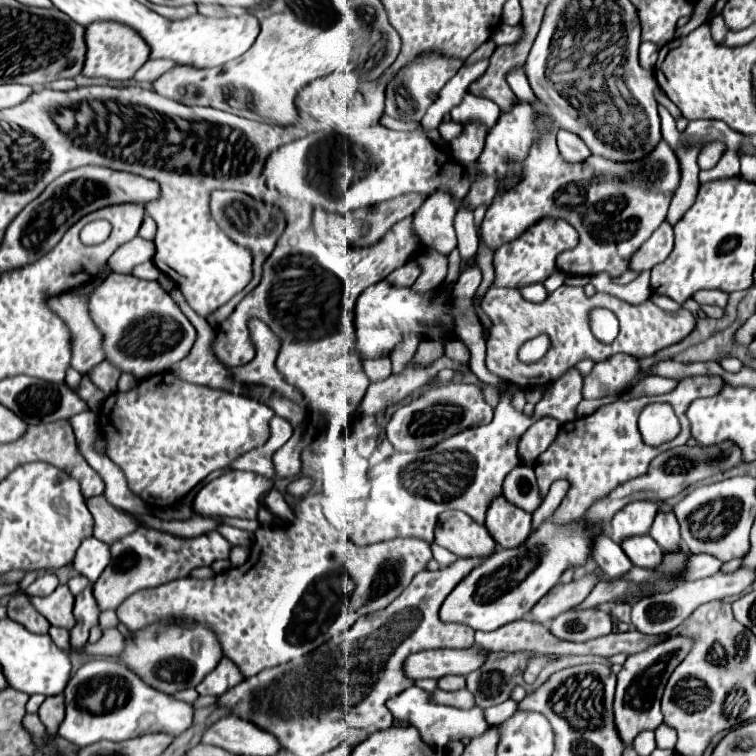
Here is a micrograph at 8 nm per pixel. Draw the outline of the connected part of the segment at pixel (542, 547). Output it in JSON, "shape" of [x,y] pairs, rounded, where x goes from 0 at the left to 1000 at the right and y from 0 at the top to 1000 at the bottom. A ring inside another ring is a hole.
{"shape":[[[730,685],[720,688],[720,693],[698,709],[693,717],[696,722],[659,728],[614,762],[590,788],[582,804],[582,817],[587,823],[619,825],[627,833],[653,833],[693,817],[704,802],[741,770],[746,754],[772,749],[778,738],[783,738],[783,720],[791,706],[796,706],[796,701],[775,685],[751,693],[733,693]]]}

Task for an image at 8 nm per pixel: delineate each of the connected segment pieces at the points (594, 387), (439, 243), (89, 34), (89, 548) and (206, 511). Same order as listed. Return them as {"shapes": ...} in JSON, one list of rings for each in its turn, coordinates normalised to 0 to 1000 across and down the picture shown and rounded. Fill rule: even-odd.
{"shapes":[[[[815,468],[799,479],[788,479],[783,492],[772,500],[772,526],[791,529],[799,524],[817,524],[836,513],[847,489],[844,474],[831,468]]],[[[593,254],[566,259],[548,283],[548,307],[558,323],[577,328],[582,336],[595,336],[603,328],[603,307],[598,299],[606,270]]],[[[127,29],[114,34],[114,85],[108,98],[116,103],[143,103],[143,106],[175,106],[177,98],[198,79],[198,63],[183,42],[153,29]]],[[[124,709],[114,712],[111,717],[106,720],[106,725],[101,728],[101,735],[98,735],[98,751],[114,762],[119,770],[127,770],[130,762],[135,759],[135,754],[143,749],[146,743],[146,722],[127,714]]],[[[296,624],[291,632],[275,638],[257,660],[257,676],[267,683],[312,683],[312,685],[339,685],[341,659],[357,648],[357,638],[336,624]]]]}

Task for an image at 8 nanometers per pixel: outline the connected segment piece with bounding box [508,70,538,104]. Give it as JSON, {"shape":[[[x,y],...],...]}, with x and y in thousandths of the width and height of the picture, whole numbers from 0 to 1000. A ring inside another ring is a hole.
{"shape":[[[677,93],[672,98],[672,111],[675,116],[683,122],[683,127],[690,132],[690,135],[698,135],[698,138],[709,138],[712,130],[706,127],[698,106],[696,106],[696,98],[690,93]]]}

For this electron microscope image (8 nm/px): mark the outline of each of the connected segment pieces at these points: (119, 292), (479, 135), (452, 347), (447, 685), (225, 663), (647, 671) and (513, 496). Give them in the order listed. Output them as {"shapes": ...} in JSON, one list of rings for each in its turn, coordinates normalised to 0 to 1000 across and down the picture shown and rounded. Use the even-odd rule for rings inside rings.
{"shapes":[[[[148,360],[135,378],[124,381],[122,376],[114,376],[95,386],[119,389],[119,413],[122,423],[138,442],[140,474],[180,500],[196,500],[217,492],[220,481],[233,481],[246,474],[257,458],[259,434],[209,373]]],[[[614,164],[614,175],[595,188],[601,206],[608,206],[611,217],[630,214],[638,196],[640,196],[640,183],[643,183],[643,169],[635,164]]],[[[598,450],[590,455],[590,471],[595,476],[603,476],[606,481],[619,481],[619,476],[622,476],[622,468],[608,450]]],[[[587,894],[579,899],[579,910],[598,915],[598,913],[611,913],[616,910],[616,897],[614,894]]],[[[294,870],[288,876],[288,881],[259,907],[262,918],[280,918],[280,921],[291,921],[296,915],[302,915],[304,910],[310,910],[312,905],[317,905],[323,899],[320,889],[312,884],[312,878],[307,878],[307,873]]],[[[905,841],[884,844],[868,854],[854,857],[852,862],[844,862],[839,868],[831,868],[823,886],[817,889],[817,907],[815,907],[815,923],[812,923],[812,947],[815,947],[815,963],[820,968],[820,976],[833,984],[836,976],[849,966],[865,966],[876,958],[878,947],[873,942],[873,923],[878,915],[878,907],[892,889],[892,884],[907,870],[907,865],[915,857],[915,847]]],[[[688,614],[667,635],[667,659],[693,677],[709,677],[709,669],[717,667],[714,646],[709,646],[709,627],[704,619]]]]}

